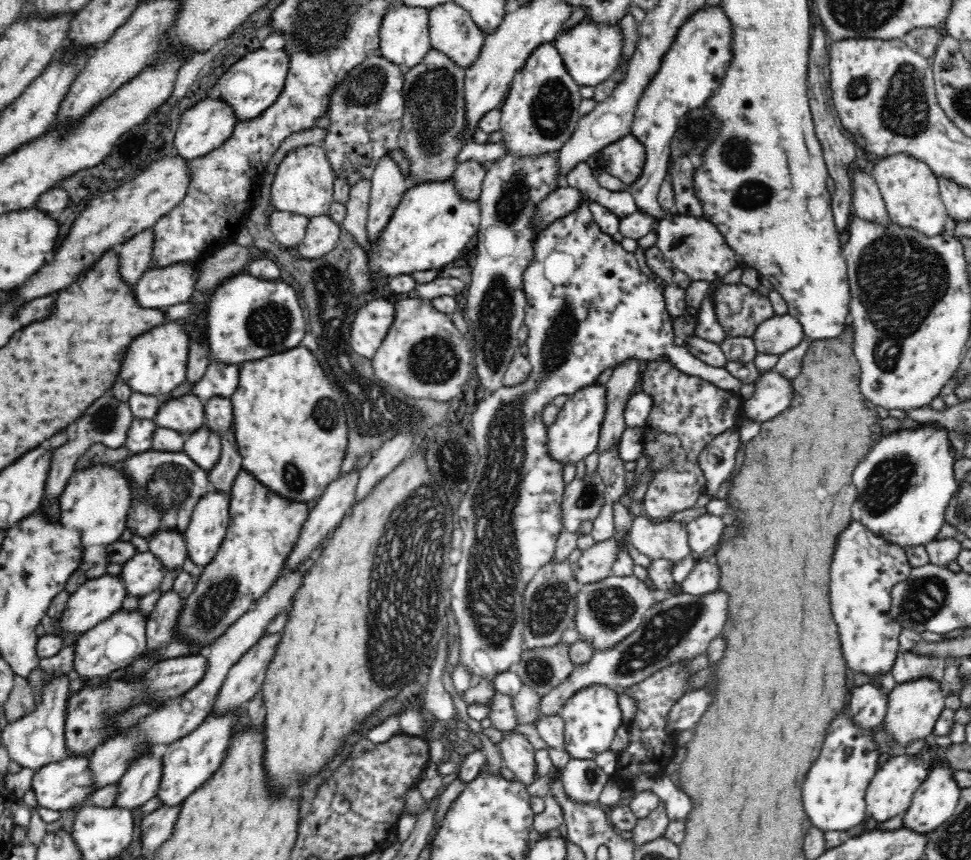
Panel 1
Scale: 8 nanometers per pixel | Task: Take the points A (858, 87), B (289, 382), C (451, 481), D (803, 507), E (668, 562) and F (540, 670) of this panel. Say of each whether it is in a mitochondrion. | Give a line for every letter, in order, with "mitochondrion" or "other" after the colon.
A: mitochondrion
B: other
C: mitochondrion
D: other
E: other
F: mitochondrion

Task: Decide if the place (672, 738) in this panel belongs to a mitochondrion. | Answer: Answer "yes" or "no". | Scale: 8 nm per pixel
no

